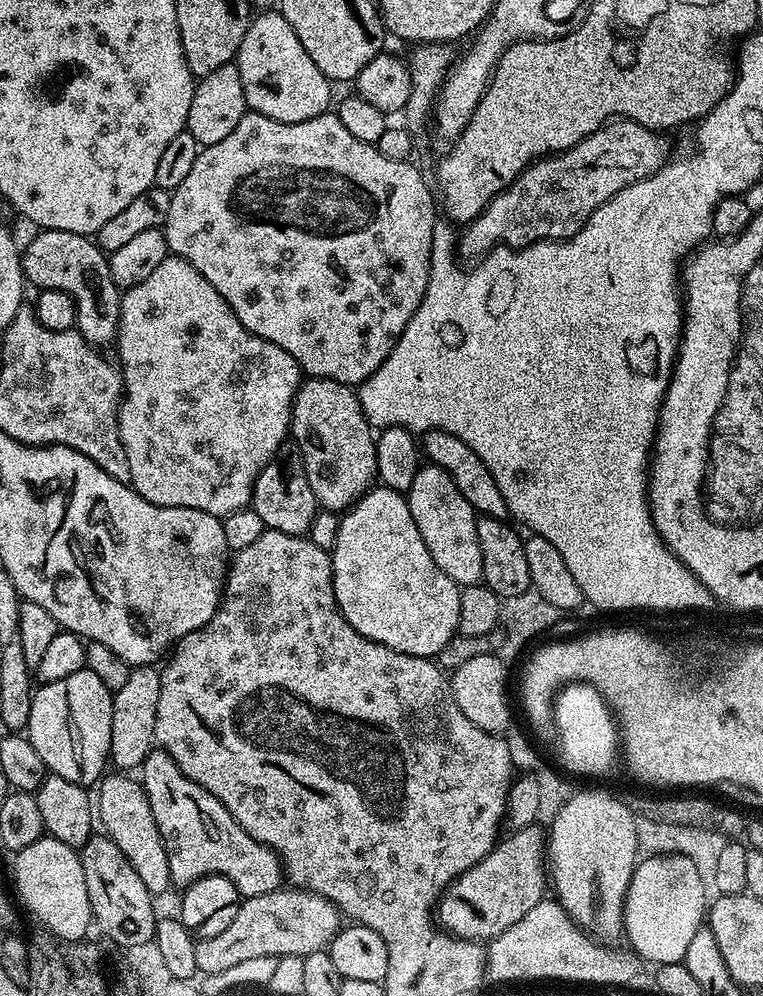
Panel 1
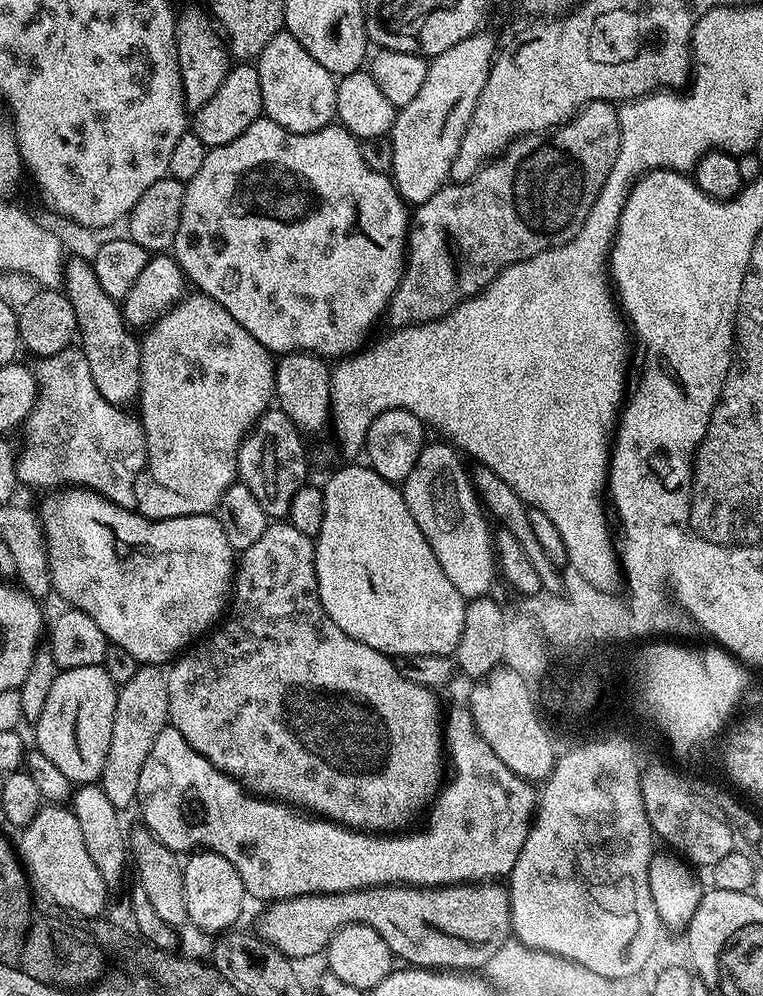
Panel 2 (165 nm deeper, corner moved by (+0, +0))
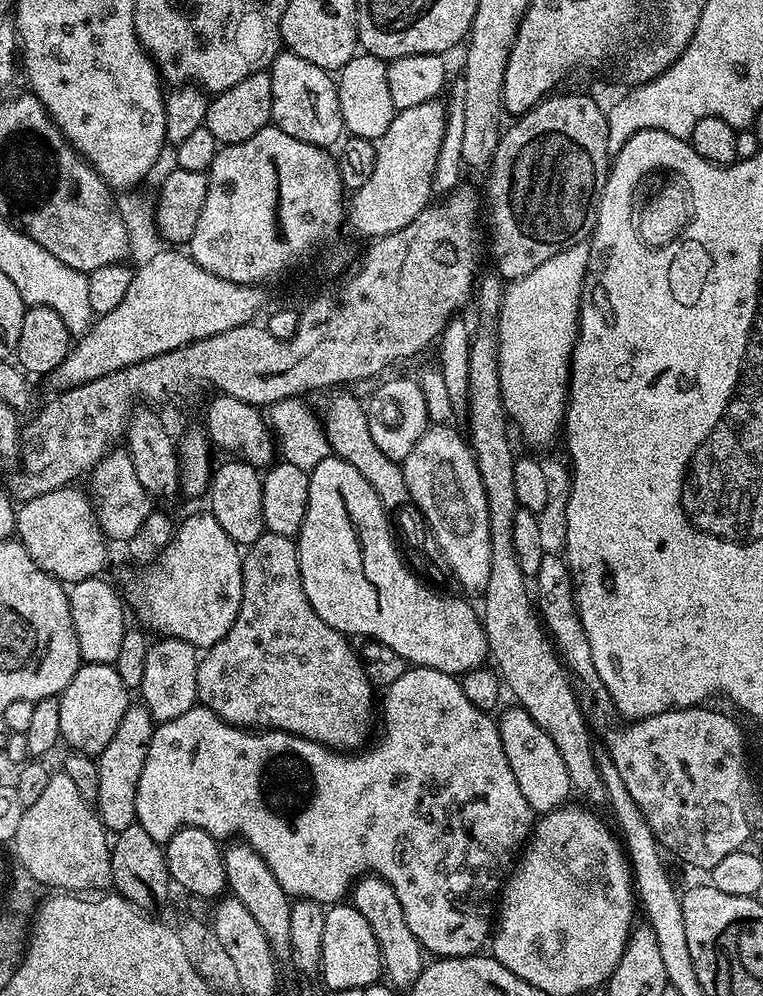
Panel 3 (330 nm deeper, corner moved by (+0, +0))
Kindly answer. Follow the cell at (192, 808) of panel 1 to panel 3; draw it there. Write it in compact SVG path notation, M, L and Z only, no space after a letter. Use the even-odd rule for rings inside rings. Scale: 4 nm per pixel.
M405 667L398 682L387 685L384 696L384 729L375 737L376 744L369 743L355 754L328 748L313 740L295 736L279 730L249 730L228 724L218 714L206 707L197 706L178 714L178 718L157 723L152 729L150 746L146 754L146 766L142 766L142 778L138 778L138 798L136 799L136 823L160 844L167 844L169 838L183 828L206 830L206 834L223 838L239 838L247 842L254 851L274 870L278 886L286 890L289 897L313 900L325 906L343 901L351 893L358 877L380 876L398 894L402 910L406 914L406 923L410 926L414 938L418 938L421 949L436 958L445 956L475 956L480 948L489 943L494 928L494 902L492 895L501 891L510 869L516 864L522 849L529 841L534 827L534 813L530 802L522 794L510 762L506 762L506 750L502 750L502 738L497 721L487 712L483 712L466 694L462 694L459 679L442 670L433 668Z

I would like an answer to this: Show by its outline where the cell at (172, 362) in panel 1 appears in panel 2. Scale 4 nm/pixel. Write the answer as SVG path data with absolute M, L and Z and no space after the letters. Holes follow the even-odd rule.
M203 294L195 295L185 295L180 303L172 307L165 316L160 317L155 324L151 325L143 333L140 340L142 378L140 379L140 395L138 397L138 405L140 404L138 419L144 426L144 437L148 443L148 462L144 465L144 471L141 472L136 480L135 511L139 512L141 516L145 516L147 520L165 520L166 518L182 518L183 516L207 516L215 513L220 507L222 494L226 494L226 490L231 484L237 483L236 459L238 458L240 443L248 435L257 418L263 412L268 411L273 403L276 391L276 360L273 353L264 348L262 342L258 342L258 338L254 338L254 334L250 334L242 326L238 326L238 322L234 322L234 318L230 318L227 310L222 306L218 306L218 302L214 302L214 298Z

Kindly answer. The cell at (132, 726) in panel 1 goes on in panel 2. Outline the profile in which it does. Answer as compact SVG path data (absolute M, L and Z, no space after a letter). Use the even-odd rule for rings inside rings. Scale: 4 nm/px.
M145 664L130 678L130 682L119 685L114 706L114 734L110 734L110 750L106 754L106 766L98 781L101 790L114 802L114 806L127 810L136 804L138 778L142 774L142 765L154 747L158 734L169 727L168 677L163 667Z

